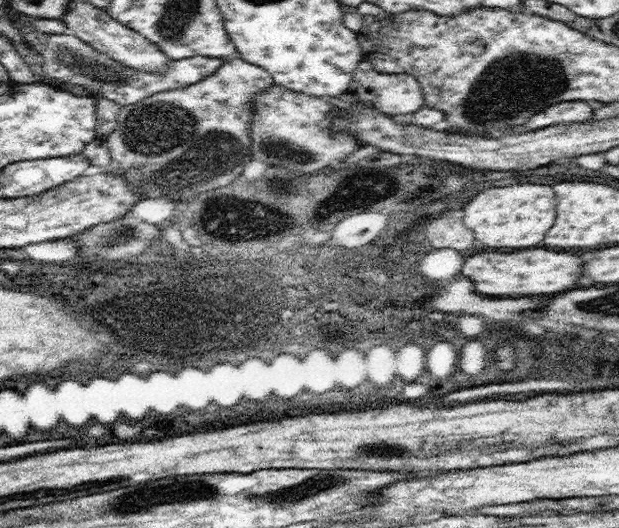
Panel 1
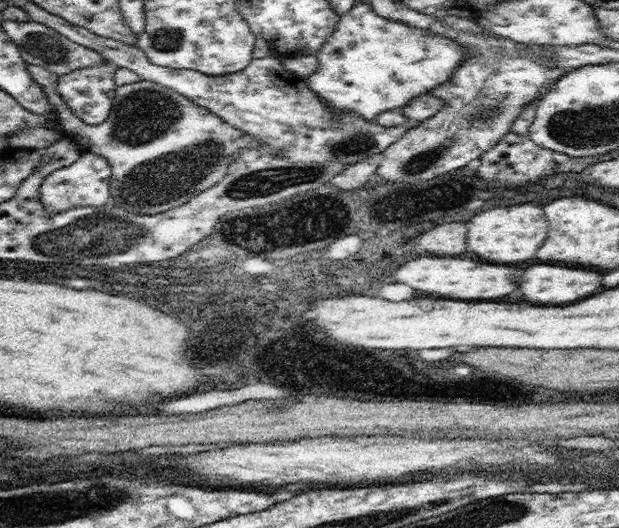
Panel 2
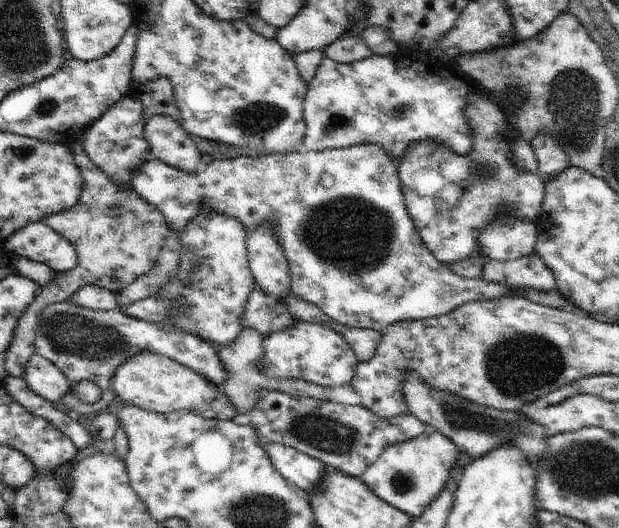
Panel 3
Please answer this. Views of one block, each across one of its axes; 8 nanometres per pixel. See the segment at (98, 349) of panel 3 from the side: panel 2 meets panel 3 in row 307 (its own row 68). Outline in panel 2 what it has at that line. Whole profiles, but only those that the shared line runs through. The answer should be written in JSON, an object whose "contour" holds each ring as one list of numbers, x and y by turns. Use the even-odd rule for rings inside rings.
{"contour":[[5,20,1,26,8,33,8,36,18,45,20,55,29,65,40,65,46,69,56,73,58,78,64,74,68,74,73,70,84,69,84,67,94,67,104,63,102,54,98,54,95,50,86,48,77,42,62,36,55,32,52,28,34,21,18,22]]}

